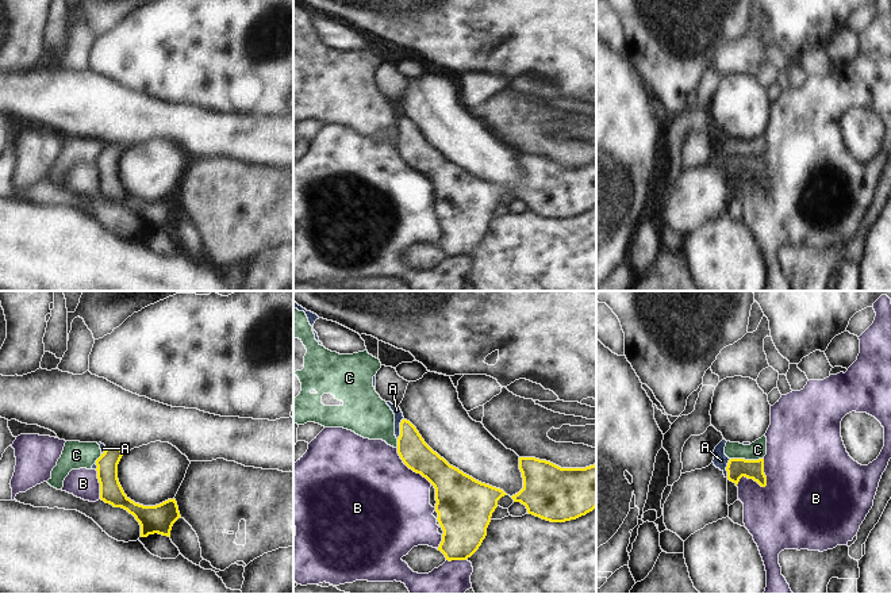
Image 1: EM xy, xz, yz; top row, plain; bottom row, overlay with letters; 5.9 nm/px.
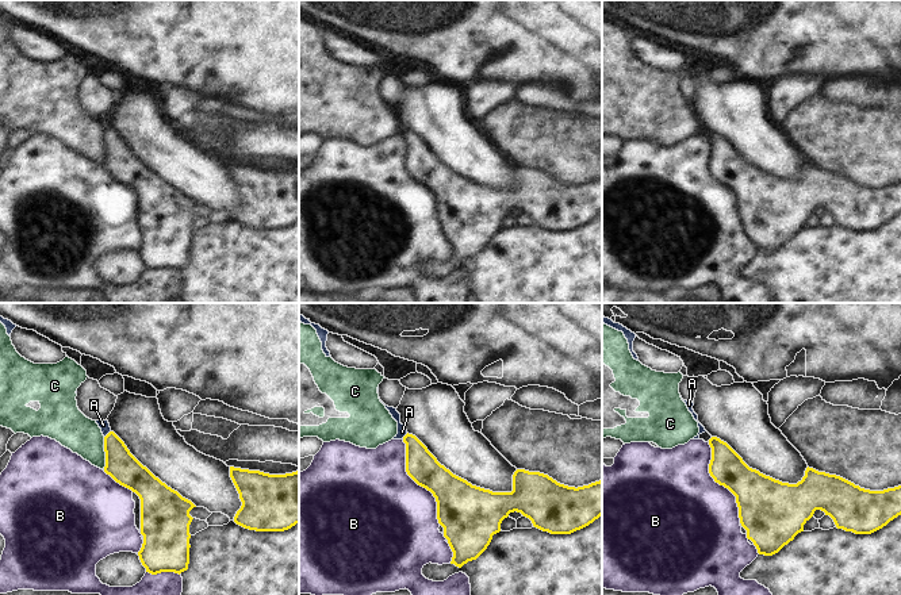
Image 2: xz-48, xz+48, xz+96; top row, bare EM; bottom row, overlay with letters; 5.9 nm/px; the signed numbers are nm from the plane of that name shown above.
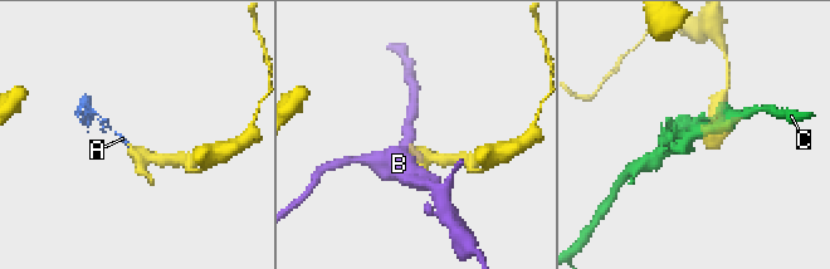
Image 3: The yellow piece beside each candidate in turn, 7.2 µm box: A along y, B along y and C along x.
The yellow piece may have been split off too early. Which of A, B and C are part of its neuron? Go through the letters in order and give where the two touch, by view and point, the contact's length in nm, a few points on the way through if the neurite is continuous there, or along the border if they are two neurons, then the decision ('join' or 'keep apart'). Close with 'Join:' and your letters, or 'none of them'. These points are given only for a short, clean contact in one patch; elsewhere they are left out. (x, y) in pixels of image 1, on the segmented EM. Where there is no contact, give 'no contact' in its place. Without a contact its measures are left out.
A: meets yellow in xz at (400, 429); contact 130 nm long; border along xz (403, 418), (398, 439); keep apart
B: meets yellow in yz at (763, 486); contact 240 nm long; keep apart
C: meets yellow in yz at (747, 460); contact 200 nm long; keep apart
Join: none of them

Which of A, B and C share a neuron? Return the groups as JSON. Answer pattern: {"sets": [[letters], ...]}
{"sets": [["A", "C"], ["B"]]}

